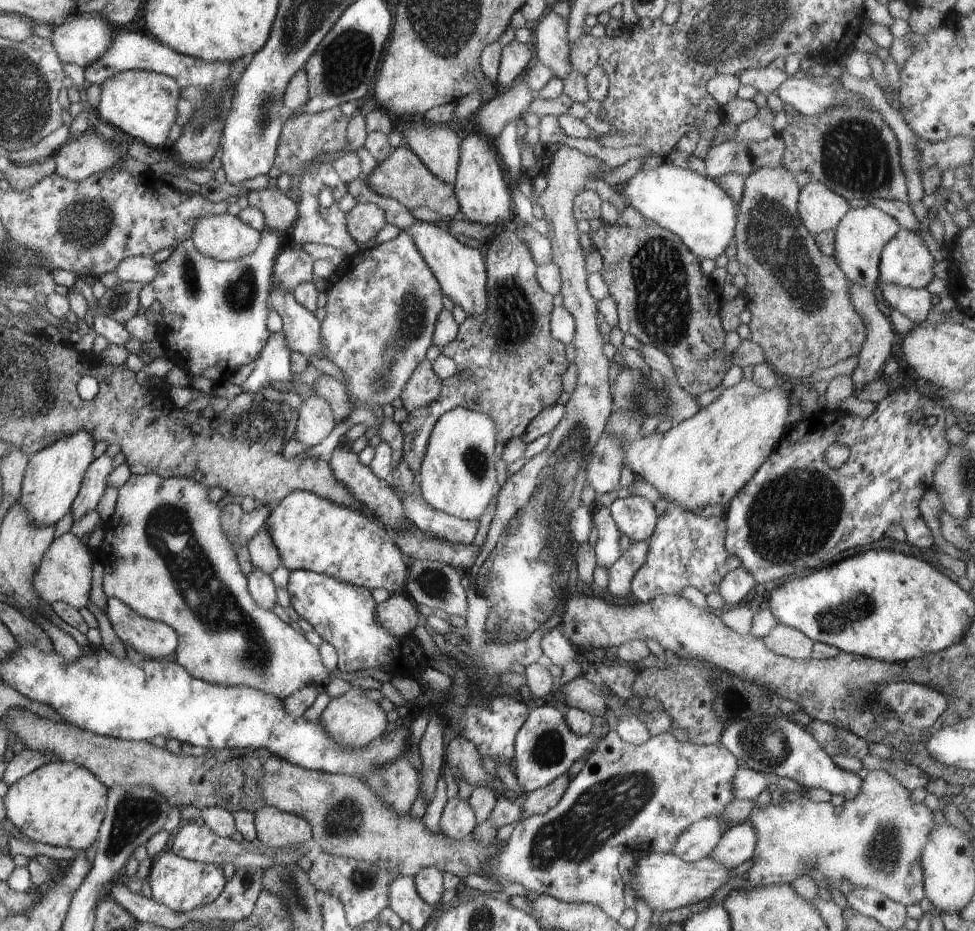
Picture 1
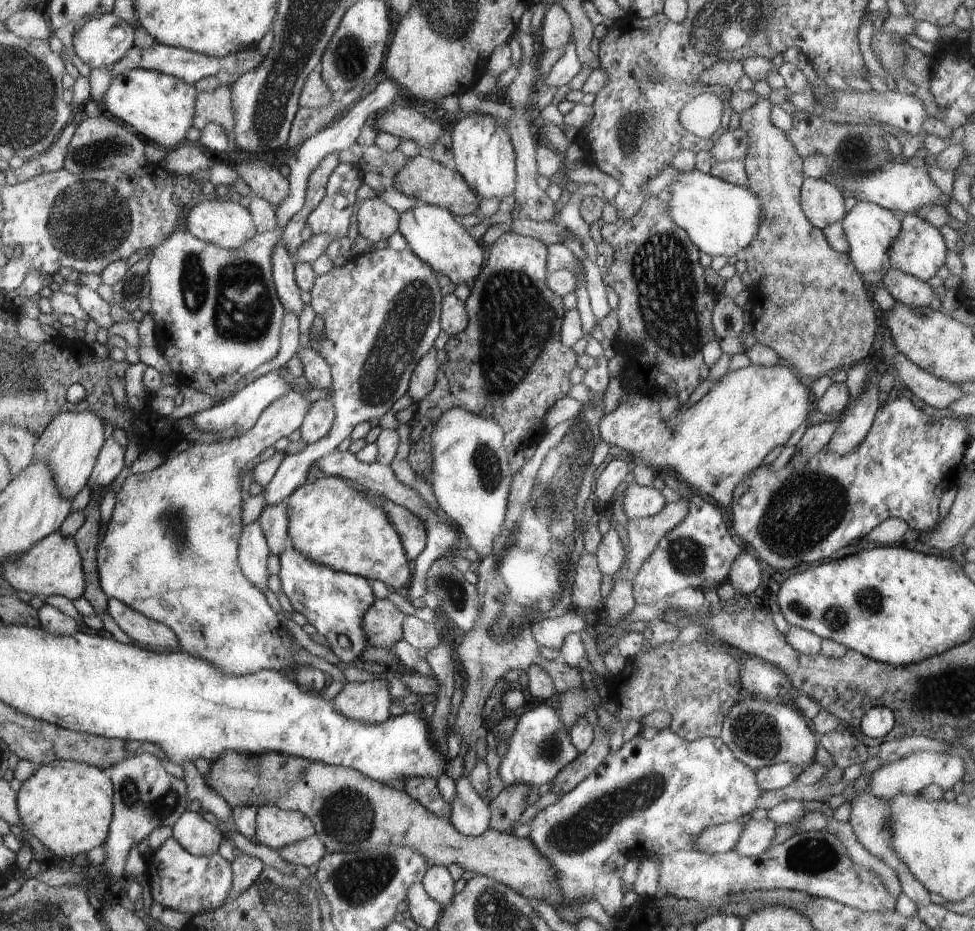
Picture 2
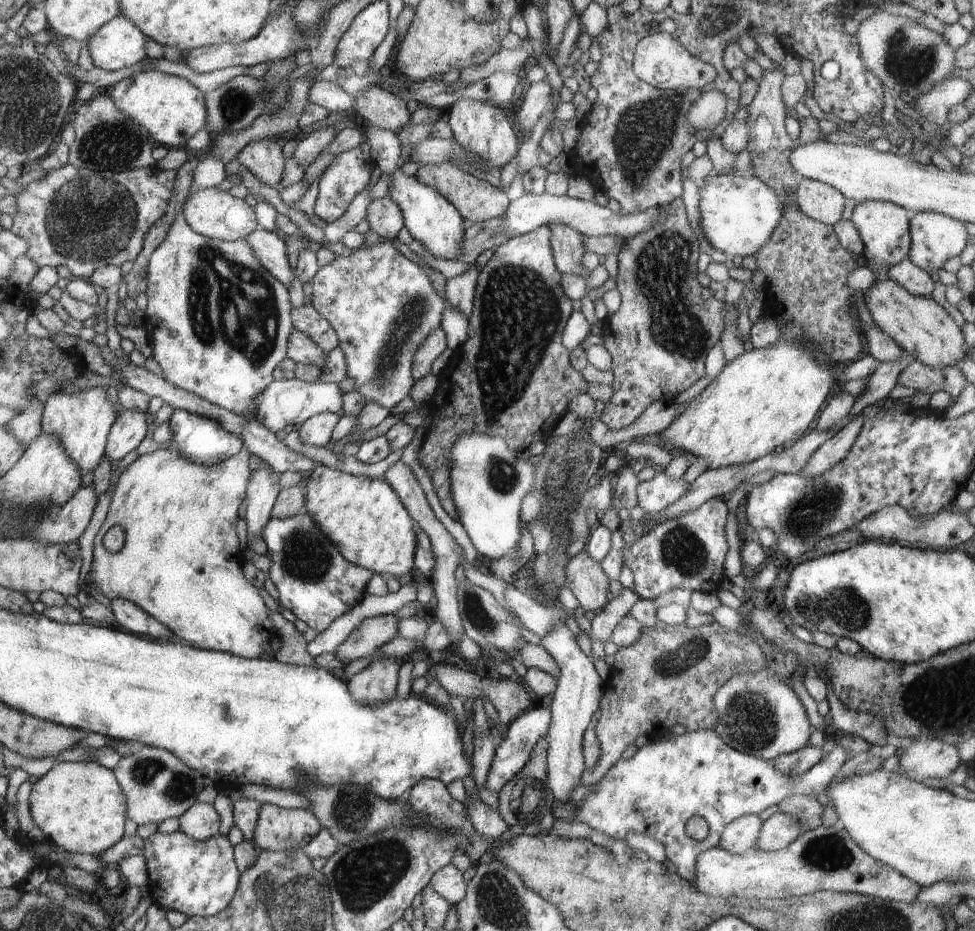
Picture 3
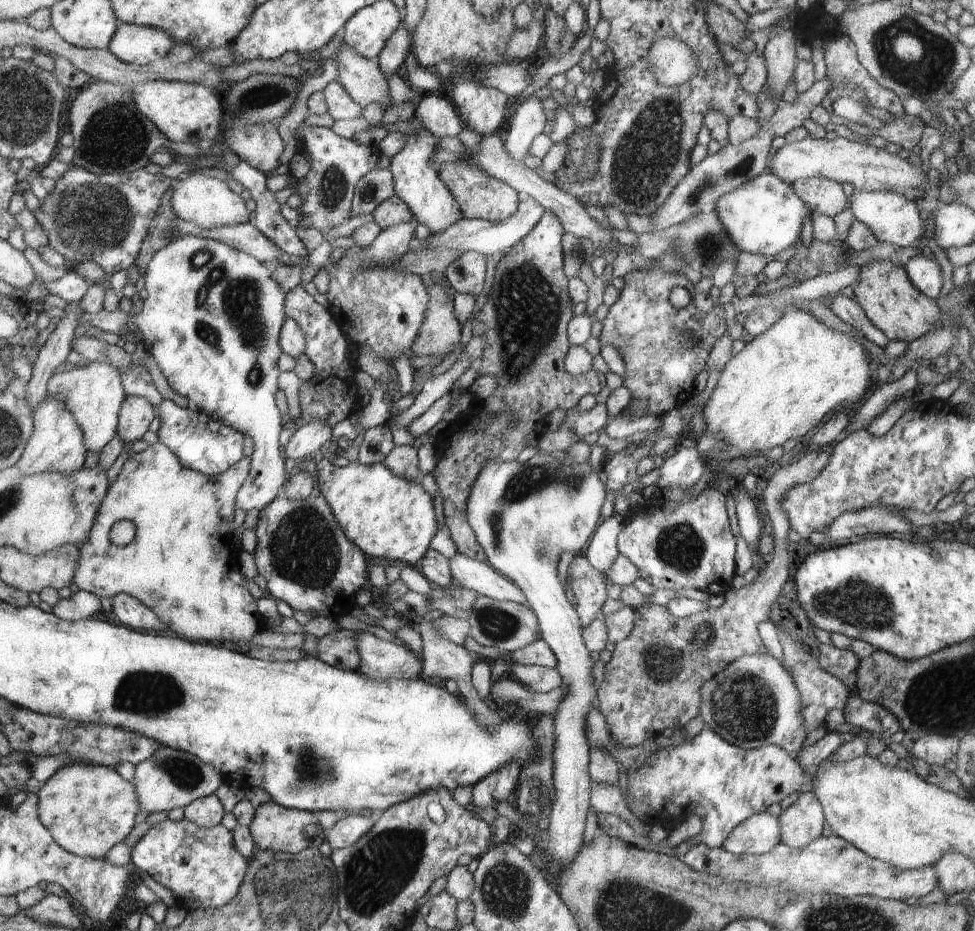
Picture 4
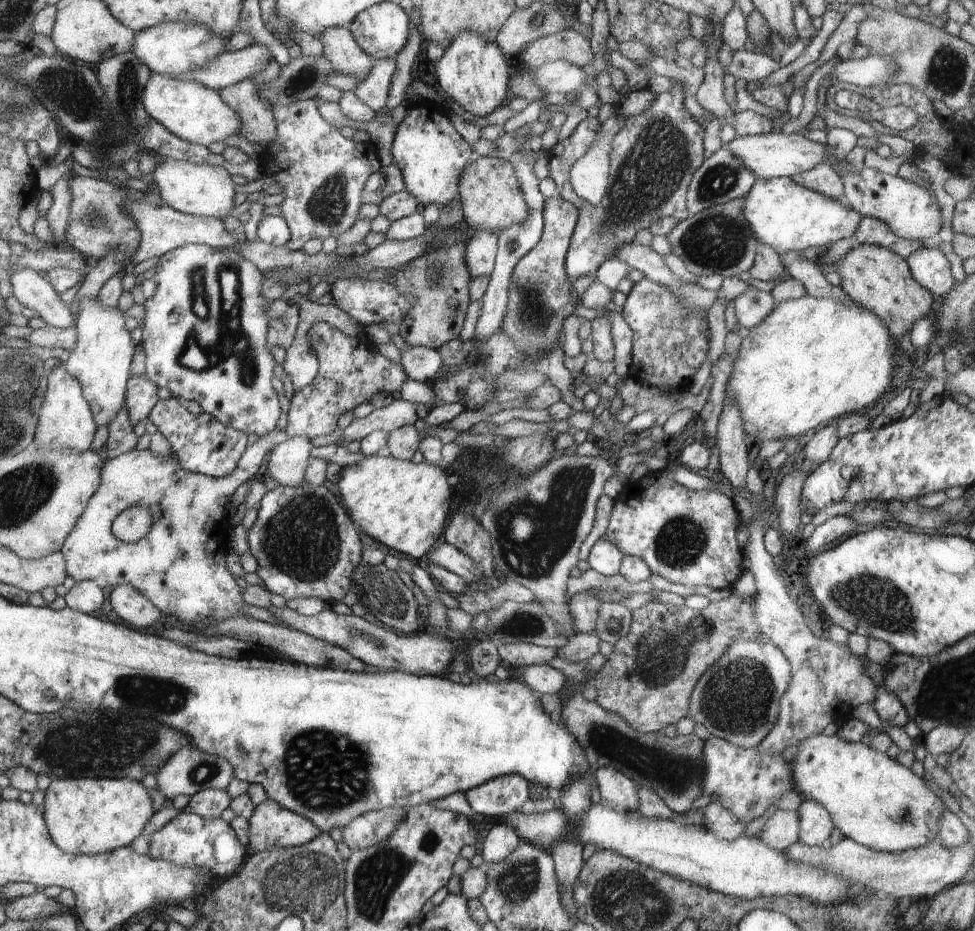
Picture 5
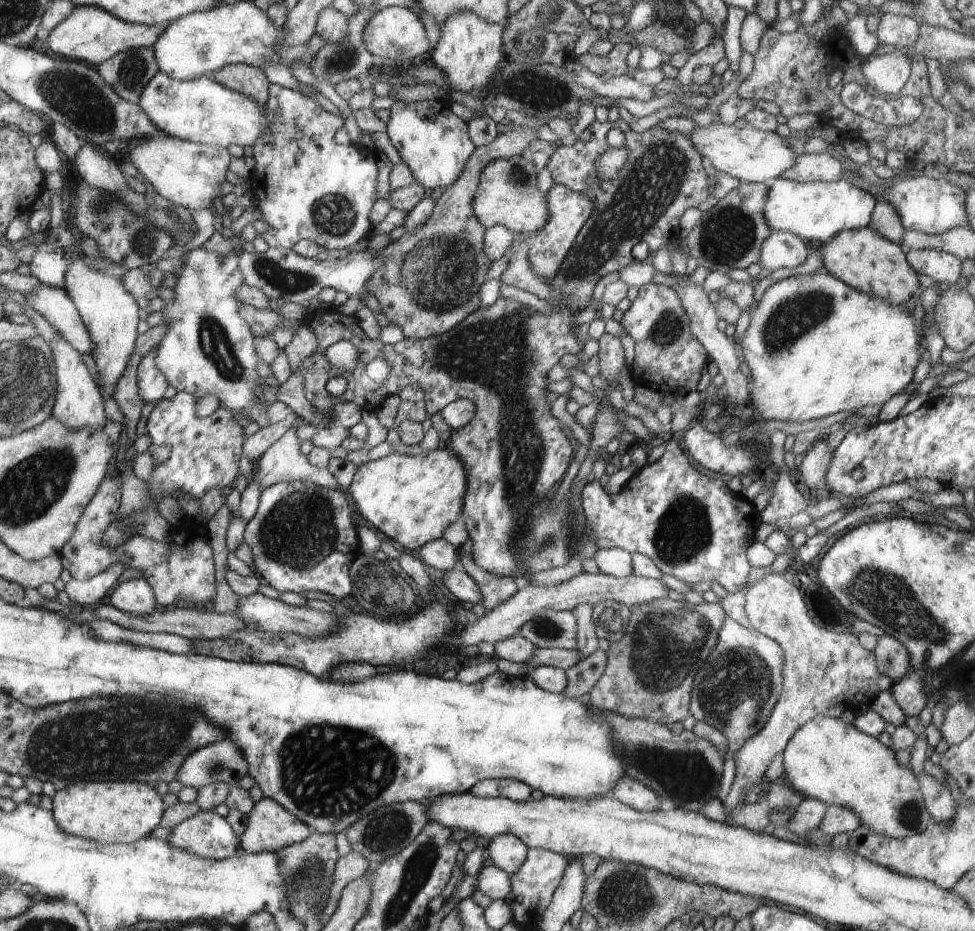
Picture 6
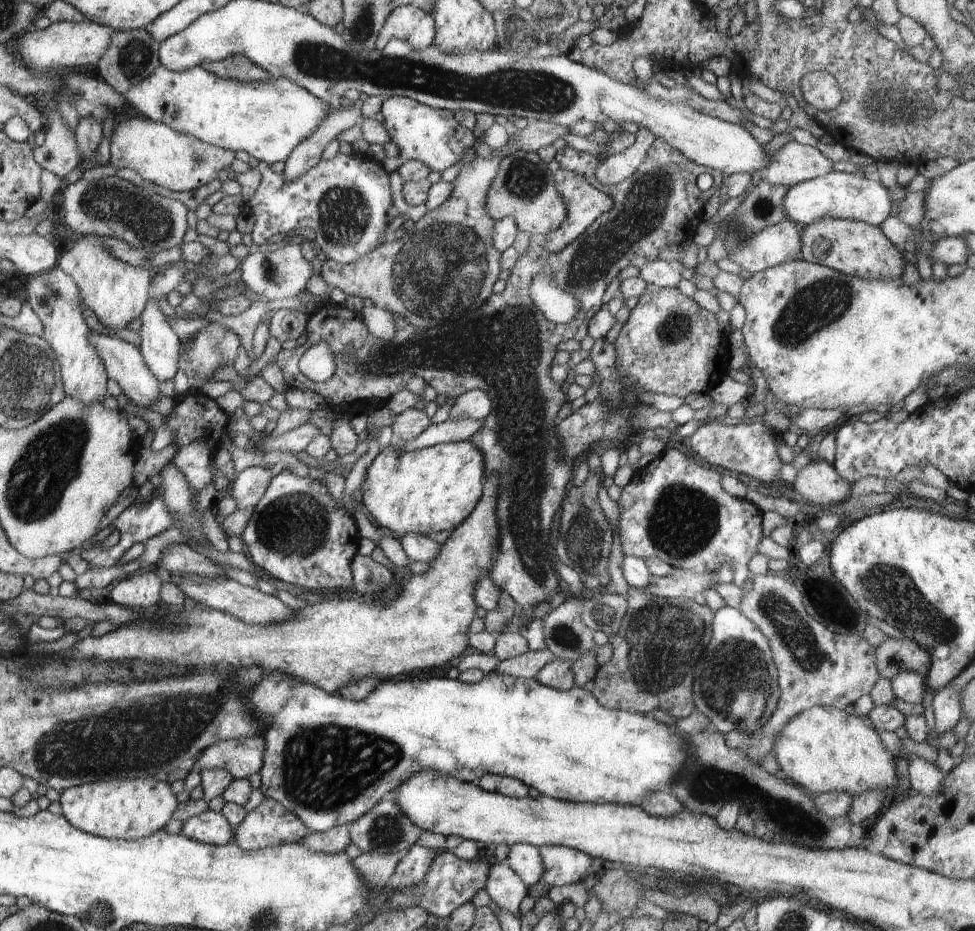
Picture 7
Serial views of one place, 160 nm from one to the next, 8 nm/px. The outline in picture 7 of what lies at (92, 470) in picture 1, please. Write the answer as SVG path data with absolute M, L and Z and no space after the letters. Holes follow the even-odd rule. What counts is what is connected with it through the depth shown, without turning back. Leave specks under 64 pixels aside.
M149 299L145 312L140 316L142 328L139 330L139 344L148 370L158 381L173 380L178 372L178 355L181 339L167 324L165 316L158 308L159 299Z

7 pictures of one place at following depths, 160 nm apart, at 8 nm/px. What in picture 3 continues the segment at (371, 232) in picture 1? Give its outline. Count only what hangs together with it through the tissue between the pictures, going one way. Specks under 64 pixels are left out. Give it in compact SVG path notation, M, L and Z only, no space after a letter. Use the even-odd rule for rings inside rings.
M389 195L378 198L368 206L366 221L370 229L382 238L395 238L405 226L400 206Z

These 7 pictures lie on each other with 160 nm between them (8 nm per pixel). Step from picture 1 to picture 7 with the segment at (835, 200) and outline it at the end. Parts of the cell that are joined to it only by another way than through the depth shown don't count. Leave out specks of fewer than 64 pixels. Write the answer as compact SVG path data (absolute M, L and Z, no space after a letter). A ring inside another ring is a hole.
M793 139L773 154L771 165L764 170L764 180L774 186L789 188L824 176L833 170L833 166L834 163L818 149Z

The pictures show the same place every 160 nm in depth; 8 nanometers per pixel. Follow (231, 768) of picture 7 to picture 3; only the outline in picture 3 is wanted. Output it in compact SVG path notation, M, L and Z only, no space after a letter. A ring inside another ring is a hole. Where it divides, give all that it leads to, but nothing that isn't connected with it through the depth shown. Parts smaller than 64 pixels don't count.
M147 745L130 756L122 757L112 772L125 793L129 819L138 825L160 824L170 818L180 819L194 807L200 790L204 789L204 776L200 772L188 768L186 762L173 756L172 752Z

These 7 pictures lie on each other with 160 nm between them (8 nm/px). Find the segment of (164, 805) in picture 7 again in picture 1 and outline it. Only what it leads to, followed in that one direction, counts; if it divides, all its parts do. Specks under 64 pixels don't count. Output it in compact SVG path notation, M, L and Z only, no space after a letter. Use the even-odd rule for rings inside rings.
M70 761L46 763L9 786L2 798L6 820L25 838L84 852L100 834L108 807L109 789L82 765Z

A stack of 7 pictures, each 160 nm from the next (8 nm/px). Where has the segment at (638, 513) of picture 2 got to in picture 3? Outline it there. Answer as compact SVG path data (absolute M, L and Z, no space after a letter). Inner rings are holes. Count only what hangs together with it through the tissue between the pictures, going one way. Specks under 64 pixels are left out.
M658 469L652 480L638 484L638 505L649 516L656 515L686 494L689 486L682 478L672 478Z

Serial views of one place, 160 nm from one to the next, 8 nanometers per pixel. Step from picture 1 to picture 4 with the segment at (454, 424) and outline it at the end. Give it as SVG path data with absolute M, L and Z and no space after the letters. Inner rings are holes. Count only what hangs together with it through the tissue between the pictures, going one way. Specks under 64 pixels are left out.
M535 454L527 462L502 462L502 460L488 460L484 462L472 492L470 492L469 506L466 513L469 516L469 524L476 534L476 539L487 557L487 564L494 568L500 575L510 580L522 590L528 604L536 618L538 629L542 633L542 639L556 656L556 671L562 676L563 686L568 686L564 700L558 706L558 712L554 714L554 749L551 753L554 760L553 782L556 790L554 804L548 820L549 838L543 844L543 849L558 865L570 864L580 848L584 846L583 836L586 827L586 818L590 812L590 790L592 778L589 774L590 746L586 738L586 716L590 712L592 702L596 698L597 686L592 676L594 662L590 657L590 651L582 638L583 625L579 613L566 598L564 586L558 578L558 564L561 554L565 551L575 555L583 553L589 544L596 528L602 518L600 509L606 500L606 490L600 473L592 471L592 463L562 464L562 460L554 458L551 454Z

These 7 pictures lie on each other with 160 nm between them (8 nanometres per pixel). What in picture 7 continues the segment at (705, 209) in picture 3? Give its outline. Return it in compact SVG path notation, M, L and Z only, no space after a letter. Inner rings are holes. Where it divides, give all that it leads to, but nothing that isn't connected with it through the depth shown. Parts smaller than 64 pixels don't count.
M830 171L821 177L814 177L789 187L782 201L783 211L788 219L803 229L815 220L832 217L850 219L878 227L894 208L891 191L882 183L870 177Z

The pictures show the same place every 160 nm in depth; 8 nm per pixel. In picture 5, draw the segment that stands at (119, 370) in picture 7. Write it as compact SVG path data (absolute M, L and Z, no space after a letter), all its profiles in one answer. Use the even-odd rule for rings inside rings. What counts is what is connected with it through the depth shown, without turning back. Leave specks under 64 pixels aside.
M20 268L9 274L13 286L13 296L24 307L37 312L50 327L76 327L76 318L70 310L70 304L60 300L62 293L56 292L46 278L32 268Z

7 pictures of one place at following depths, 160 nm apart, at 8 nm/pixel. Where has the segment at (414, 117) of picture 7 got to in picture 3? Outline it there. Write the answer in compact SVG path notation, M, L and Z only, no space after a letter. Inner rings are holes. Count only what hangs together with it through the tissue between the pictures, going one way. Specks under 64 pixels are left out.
M400 165L394 170L389 182L389 196L400 206L405 218L405 227L412 235L412 238L418 240L420 244L424 244L426 250L436 259L456 261L456 258L462 252L462 240L465 240L467 227L460 210L452 205L452 202L449 202L446 196L442 196L438 190L422 184L415 175L406 175L402 172Z

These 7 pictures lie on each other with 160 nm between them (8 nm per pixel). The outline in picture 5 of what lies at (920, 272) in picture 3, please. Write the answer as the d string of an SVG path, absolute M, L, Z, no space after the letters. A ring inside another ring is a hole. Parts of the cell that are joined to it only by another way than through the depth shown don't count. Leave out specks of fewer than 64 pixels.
M917 246L906 259L912 277L937 300L943 298L956 284L951 264L939 249Z

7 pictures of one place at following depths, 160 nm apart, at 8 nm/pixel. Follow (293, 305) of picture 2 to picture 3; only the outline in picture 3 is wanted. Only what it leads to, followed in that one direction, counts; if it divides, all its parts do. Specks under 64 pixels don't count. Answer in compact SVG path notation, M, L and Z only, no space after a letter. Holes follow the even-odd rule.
M258 228L250 232L244 240L250 244L250 248L254 249L261 264L289 289L295 275L288 262L286 244L282 238L276 232Z

